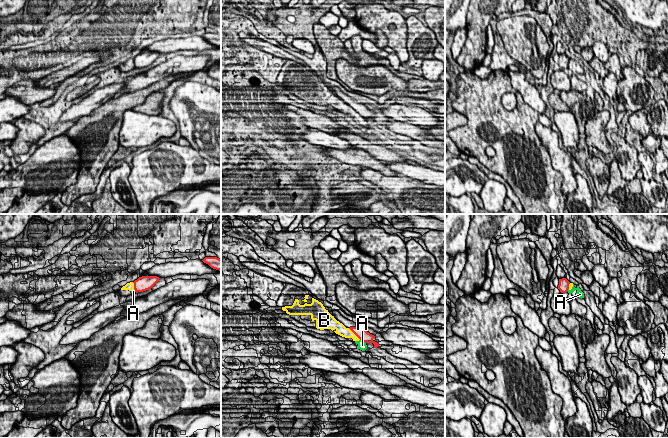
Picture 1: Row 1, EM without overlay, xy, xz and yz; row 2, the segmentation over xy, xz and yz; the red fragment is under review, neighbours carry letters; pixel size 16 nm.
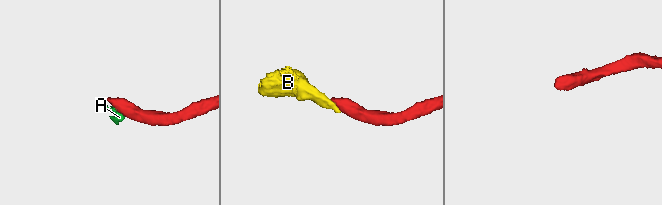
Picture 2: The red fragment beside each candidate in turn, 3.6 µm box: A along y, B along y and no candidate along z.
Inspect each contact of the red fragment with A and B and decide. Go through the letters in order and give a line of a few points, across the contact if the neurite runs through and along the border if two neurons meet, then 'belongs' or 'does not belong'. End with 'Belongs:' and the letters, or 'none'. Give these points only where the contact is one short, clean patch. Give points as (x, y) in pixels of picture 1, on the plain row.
A: line xz (360, 115), (365, 119); does not belong
B: line xz (348, 104), (360, 115); does not belong
Belongs: none

